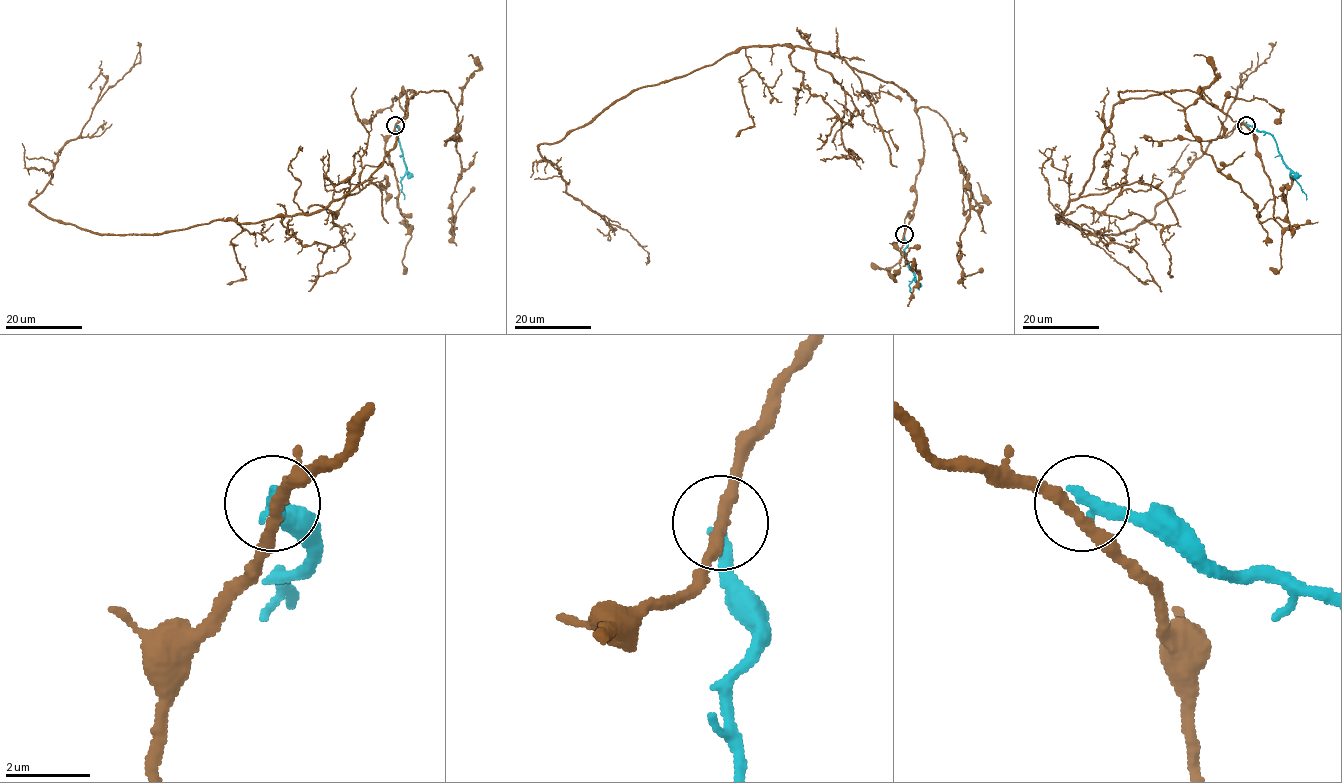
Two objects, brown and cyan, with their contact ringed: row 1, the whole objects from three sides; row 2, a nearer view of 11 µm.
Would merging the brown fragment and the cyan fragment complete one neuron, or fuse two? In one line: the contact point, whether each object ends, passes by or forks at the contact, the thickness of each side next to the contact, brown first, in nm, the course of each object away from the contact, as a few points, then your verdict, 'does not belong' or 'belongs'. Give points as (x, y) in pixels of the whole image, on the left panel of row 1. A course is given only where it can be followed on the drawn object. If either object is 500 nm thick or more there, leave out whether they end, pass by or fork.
(395, 125) | brown passes by | cyan ends | 280/320 nm | brown via (395, 124), (412, 90), (384, 163), (309, 213), (124, 234), (60, 223), (30, 202), (140, 61), (138, 42) | cyan via (395, 124), (406, 167), (400, 182), (404, 199) | does not belong

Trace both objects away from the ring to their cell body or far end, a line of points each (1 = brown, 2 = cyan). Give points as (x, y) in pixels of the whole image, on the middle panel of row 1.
1: (904, 234), (923, 156), (915, 102), (831, 54), (745, 46), (538, 147), (646, 264)
2: (904, 235), (906, 261), (914, 276), (909, 285), (913, 295)

